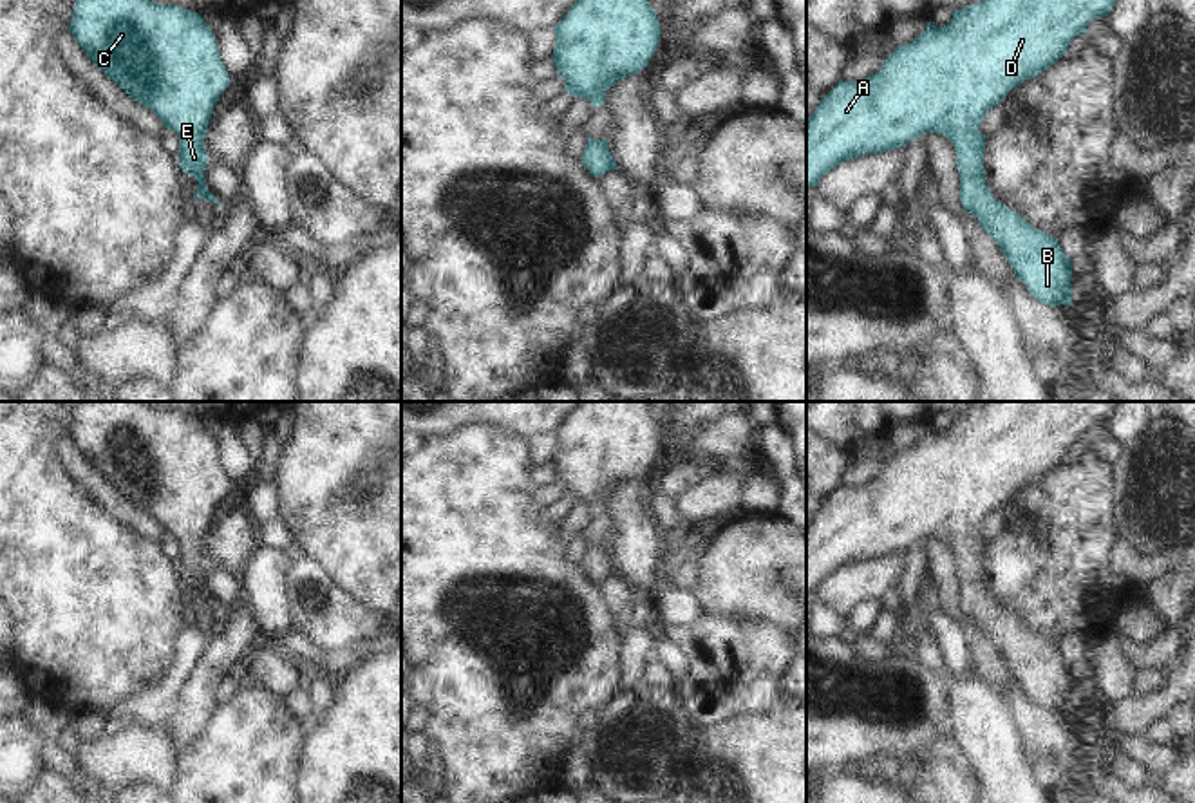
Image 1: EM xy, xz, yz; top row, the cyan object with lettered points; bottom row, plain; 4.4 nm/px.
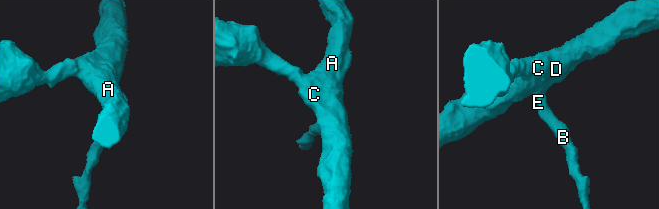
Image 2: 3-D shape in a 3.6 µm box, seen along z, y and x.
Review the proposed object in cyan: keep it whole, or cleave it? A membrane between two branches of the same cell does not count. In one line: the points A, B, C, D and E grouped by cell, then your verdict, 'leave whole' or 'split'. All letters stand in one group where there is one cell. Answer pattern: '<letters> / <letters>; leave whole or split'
A B C D E; leave whole

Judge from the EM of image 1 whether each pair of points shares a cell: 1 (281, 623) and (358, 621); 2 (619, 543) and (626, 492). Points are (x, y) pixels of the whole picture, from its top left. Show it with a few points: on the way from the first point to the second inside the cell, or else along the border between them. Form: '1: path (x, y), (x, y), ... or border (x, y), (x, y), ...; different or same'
1: border (284, 581), (288, 615), (293, 628); different
2: path (626, 530), (626, 505); same

